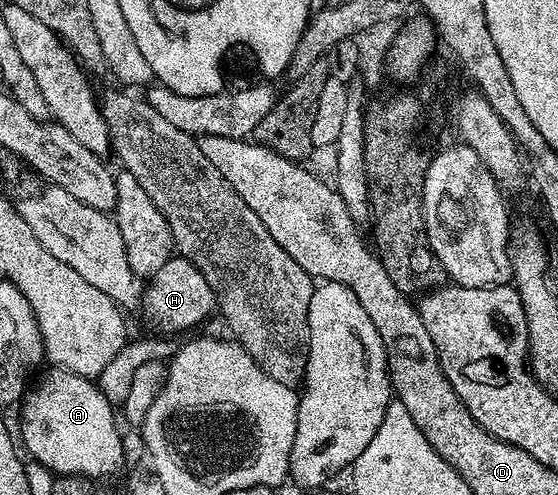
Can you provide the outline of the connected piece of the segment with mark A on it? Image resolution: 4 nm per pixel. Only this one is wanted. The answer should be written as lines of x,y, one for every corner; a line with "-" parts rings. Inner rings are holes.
53,367
47,368
47,373
43,372
41,376
37,378
36,384
33,387
27,388
21,402
20,410
22,409
22,441
20,437
20,445
23,450
26,449
39,461
43,470
49,471
55,475
69,475
72,477
84,477
87,479
95,479
94,477
110,477
117,471
121,465
124,465
124,454
122,451
122,433
118,425
114,422
114,410
115,406
105,397
102,390
97,384
89,377
81,377
76,375
72,371
64,371
63,369
56,369

